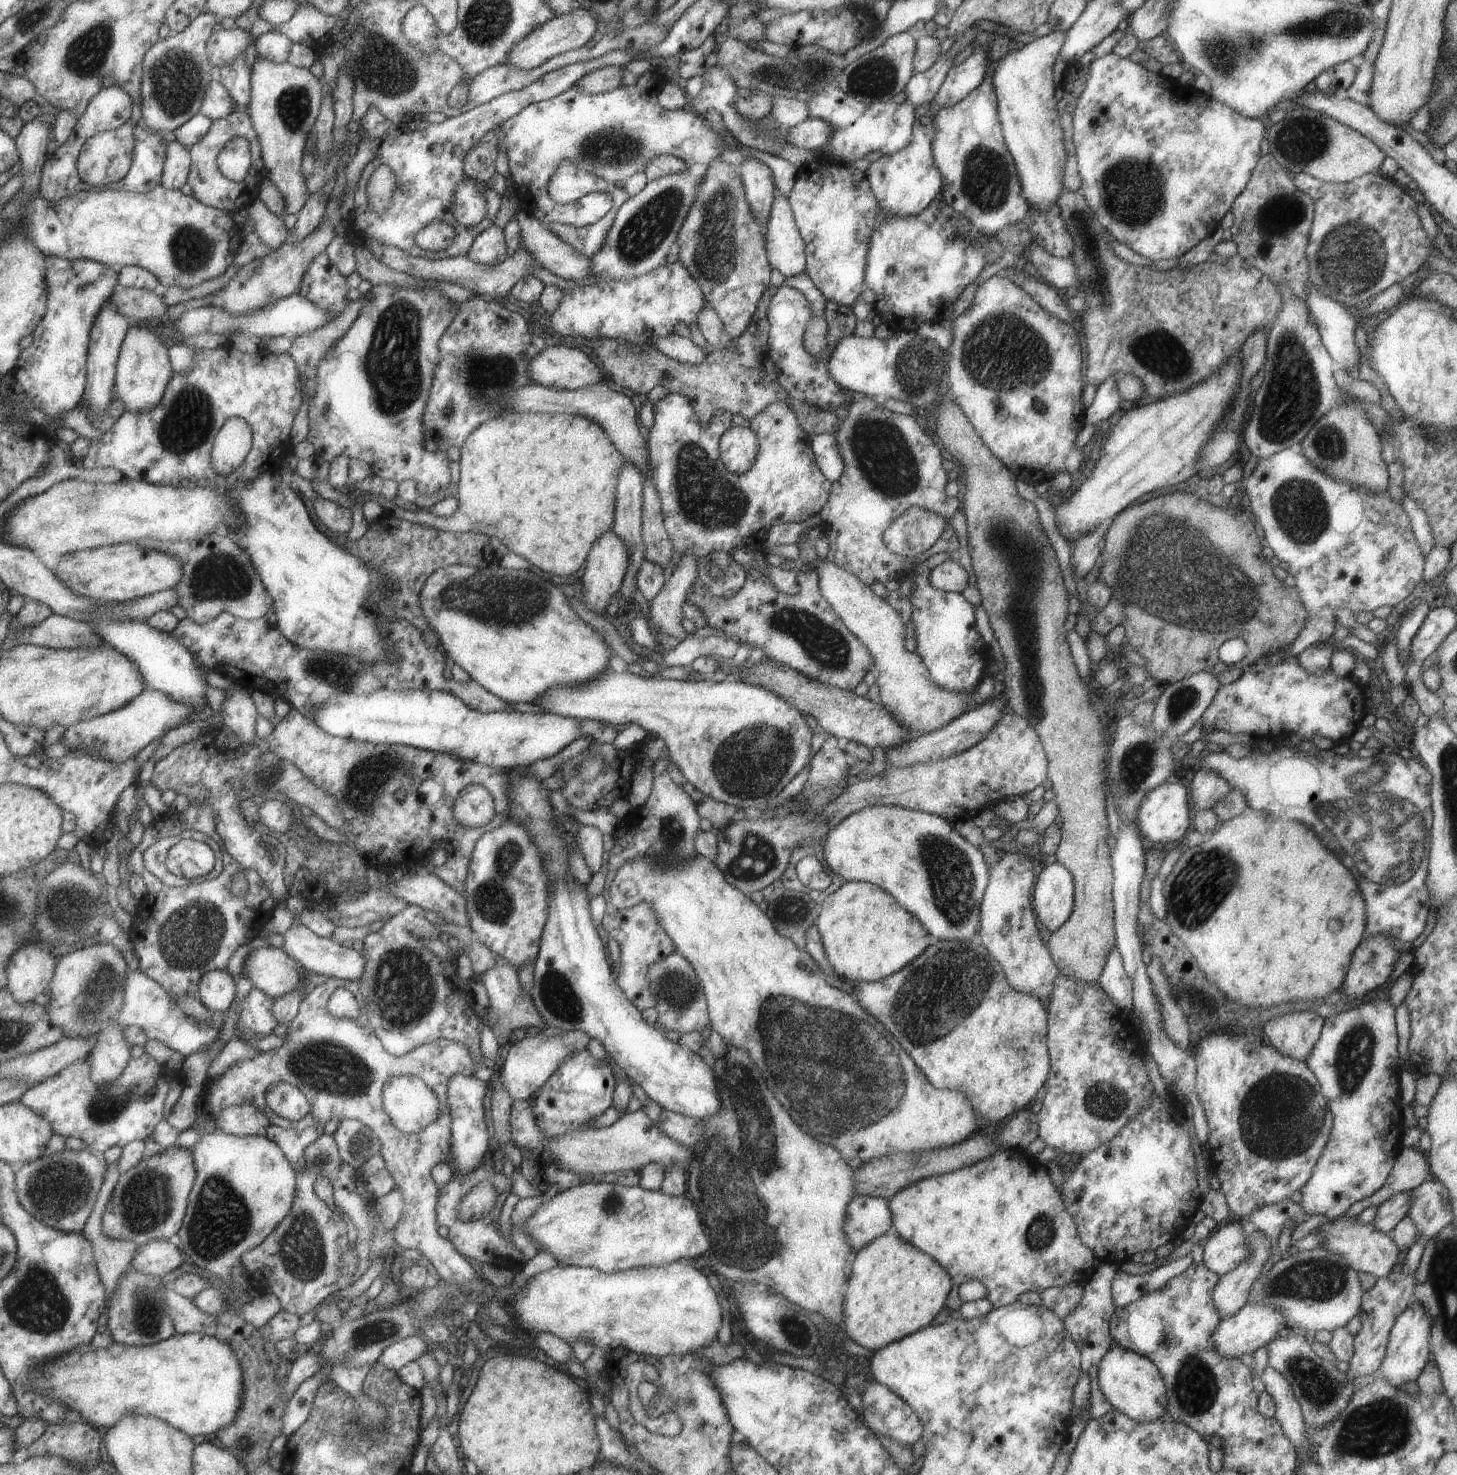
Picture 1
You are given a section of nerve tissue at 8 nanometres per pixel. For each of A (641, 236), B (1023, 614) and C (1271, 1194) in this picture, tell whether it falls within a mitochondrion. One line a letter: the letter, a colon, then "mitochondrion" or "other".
A: mitochondrion
B: mitochondrion
C: other

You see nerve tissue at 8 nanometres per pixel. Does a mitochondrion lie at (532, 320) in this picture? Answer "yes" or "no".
no

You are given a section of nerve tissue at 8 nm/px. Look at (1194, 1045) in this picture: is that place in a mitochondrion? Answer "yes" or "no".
no

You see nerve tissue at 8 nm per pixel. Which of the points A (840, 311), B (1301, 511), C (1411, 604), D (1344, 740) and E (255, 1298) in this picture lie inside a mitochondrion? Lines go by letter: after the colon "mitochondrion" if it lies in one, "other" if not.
A: other
B: mitochondrion
C: other
D: other
E: other

